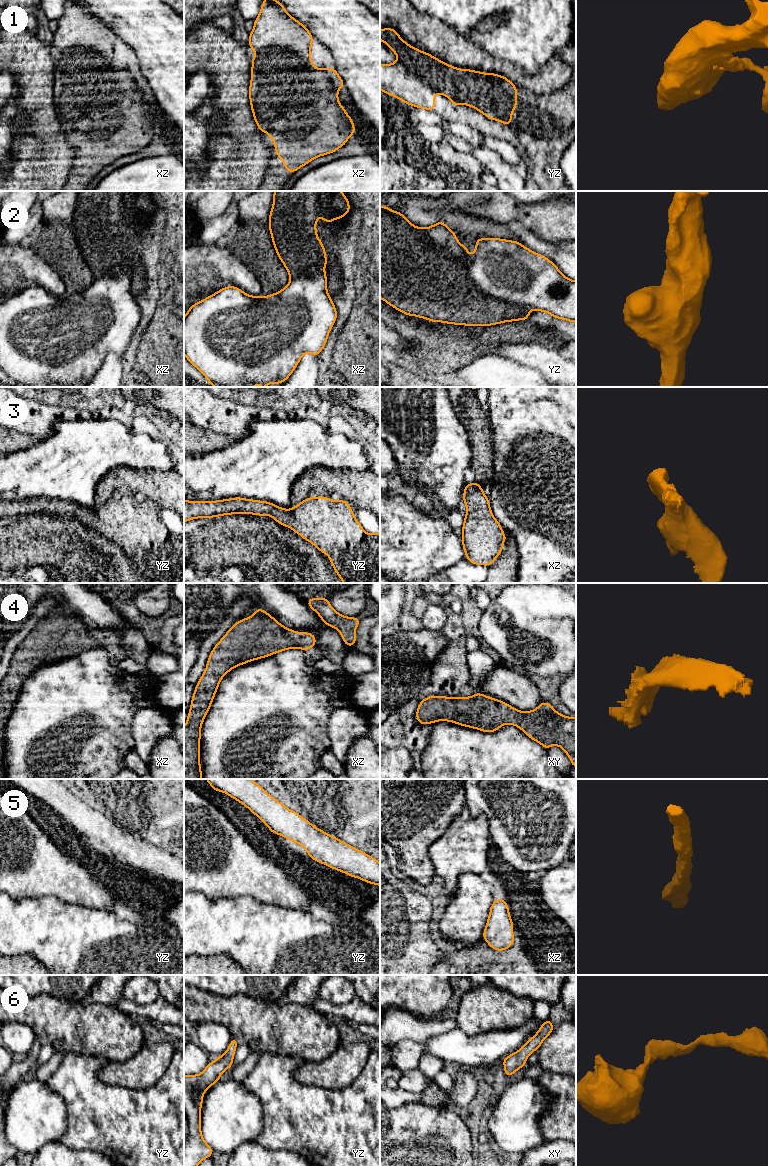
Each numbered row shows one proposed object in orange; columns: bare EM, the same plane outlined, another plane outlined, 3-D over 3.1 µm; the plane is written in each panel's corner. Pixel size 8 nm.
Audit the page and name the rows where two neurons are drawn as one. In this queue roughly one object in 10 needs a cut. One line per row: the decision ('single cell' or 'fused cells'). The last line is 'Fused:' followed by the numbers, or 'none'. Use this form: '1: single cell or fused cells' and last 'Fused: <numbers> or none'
1: single cell
2: fused cells
3: single cell
4: single cell
5: single cell
6: single cell
Fused: 2

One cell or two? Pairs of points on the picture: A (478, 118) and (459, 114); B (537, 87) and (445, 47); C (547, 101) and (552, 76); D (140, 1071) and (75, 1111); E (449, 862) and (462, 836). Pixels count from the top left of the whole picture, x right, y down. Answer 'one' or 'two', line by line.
A: one
B: one
C: two
D: two
E: one

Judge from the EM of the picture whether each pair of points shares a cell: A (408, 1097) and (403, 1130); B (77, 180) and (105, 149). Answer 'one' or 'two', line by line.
A: two
B: one

